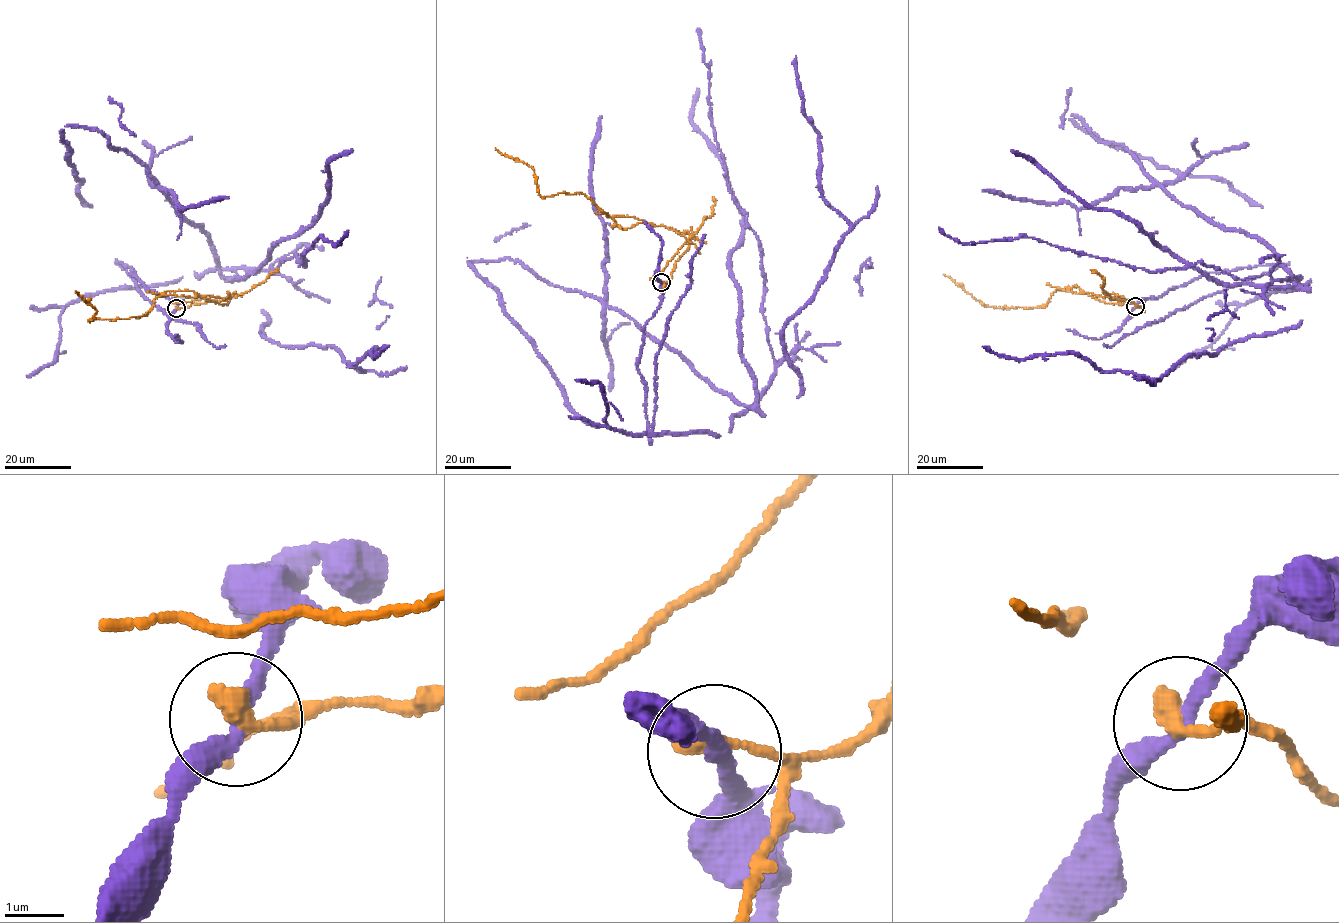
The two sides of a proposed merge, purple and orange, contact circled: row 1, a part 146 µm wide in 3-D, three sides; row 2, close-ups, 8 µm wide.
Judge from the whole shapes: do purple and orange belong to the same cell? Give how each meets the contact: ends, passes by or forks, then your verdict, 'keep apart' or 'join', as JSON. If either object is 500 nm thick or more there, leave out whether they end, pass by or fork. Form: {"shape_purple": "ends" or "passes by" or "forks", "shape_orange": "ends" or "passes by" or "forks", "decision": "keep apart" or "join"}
{"shape_purple": "passes by", "shape_orange": "ends", "decision": "keep apart"}

